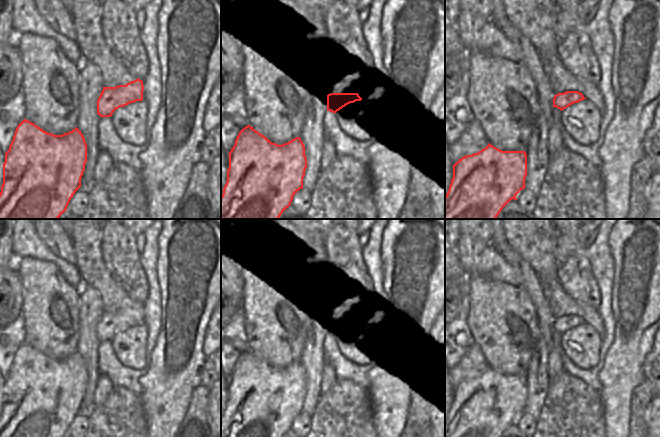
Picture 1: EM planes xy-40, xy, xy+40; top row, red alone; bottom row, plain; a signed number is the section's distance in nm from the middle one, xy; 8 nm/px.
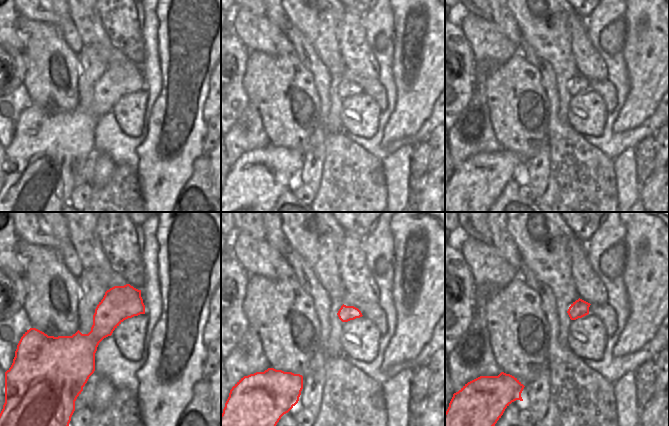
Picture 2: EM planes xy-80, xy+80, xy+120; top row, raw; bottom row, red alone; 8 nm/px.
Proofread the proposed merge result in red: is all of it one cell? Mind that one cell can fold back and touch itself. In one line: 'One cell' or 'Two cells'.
One cell

